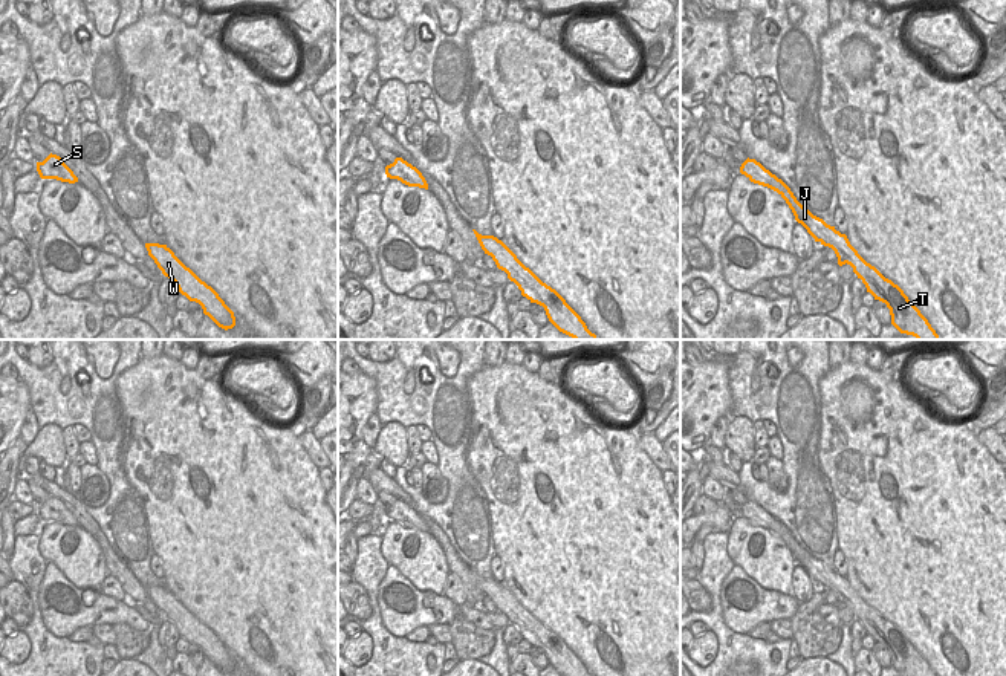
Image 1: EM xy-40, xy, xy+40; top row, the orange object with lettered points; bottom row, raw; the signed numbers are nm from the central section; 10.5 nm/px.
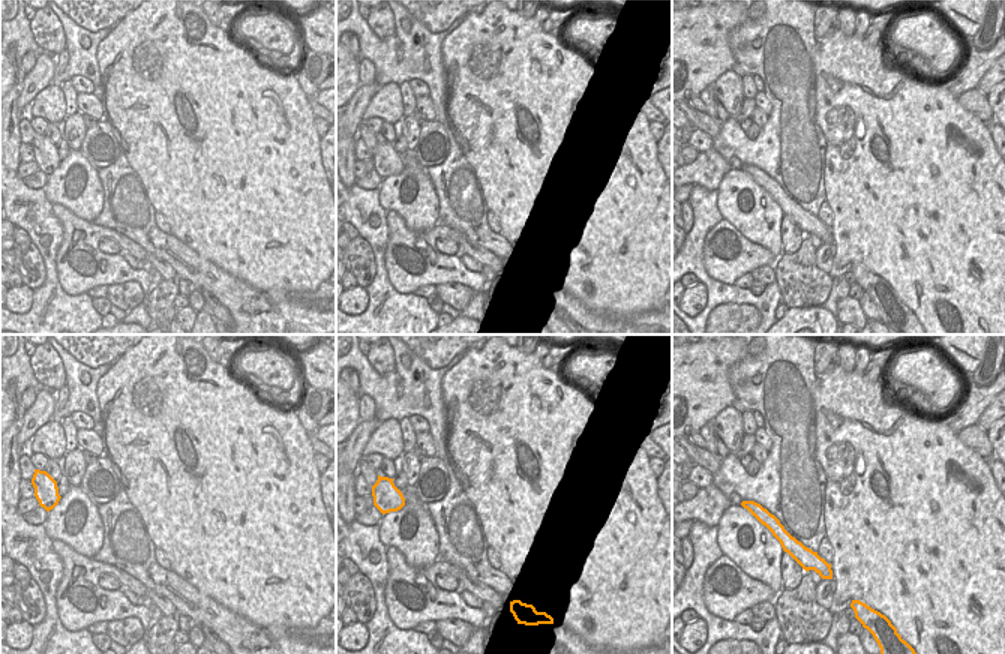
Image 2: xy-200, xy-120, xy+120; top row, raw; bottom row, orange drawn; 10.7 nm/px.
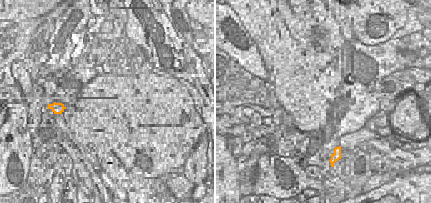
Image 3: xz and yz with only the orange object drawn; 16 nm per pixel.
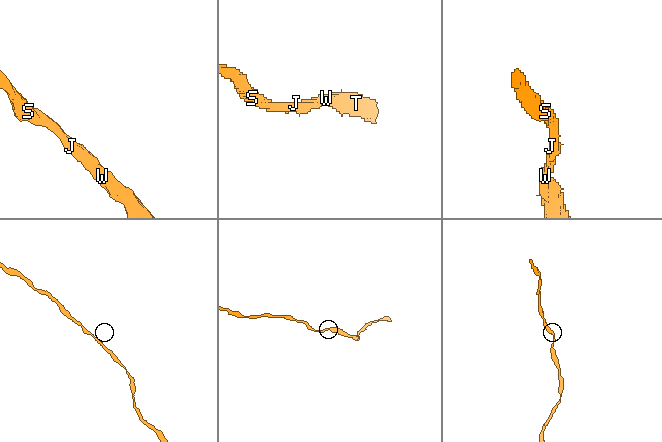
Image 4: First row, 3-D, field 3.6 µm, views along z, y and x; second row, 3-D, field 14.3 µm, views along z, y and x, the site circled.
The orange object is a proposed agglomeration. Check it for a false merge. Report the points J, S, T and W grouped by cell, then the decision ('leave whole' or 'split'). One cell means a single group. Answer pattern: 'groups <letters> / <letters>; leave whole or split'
groups J S T W; leave whole

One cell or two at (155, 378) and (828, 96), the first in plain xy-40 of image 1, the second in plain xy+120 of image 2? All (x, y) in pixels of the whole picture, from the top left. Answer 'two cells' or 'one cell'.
one cell

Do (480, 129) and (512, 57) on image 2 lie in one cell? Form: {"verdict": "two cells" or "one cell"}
{"verdict": "one cell"}

